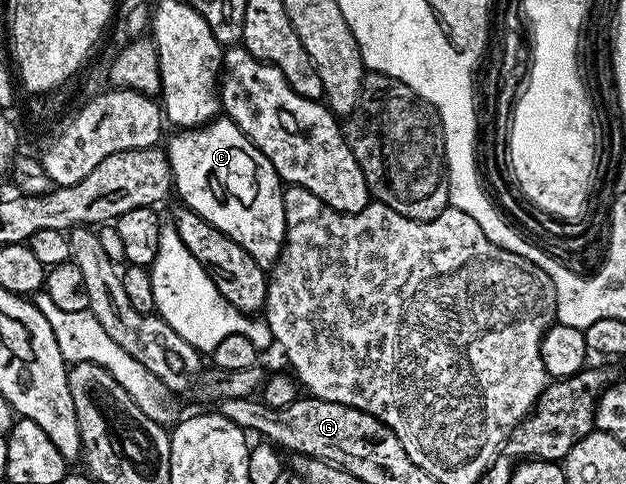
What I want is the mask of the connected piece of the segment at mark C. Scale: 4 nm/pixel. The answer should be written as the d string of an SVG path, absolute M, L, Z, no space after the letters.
M216 116L203 126L180 129L169 138L165 153L171 164L174 193L179 193L183 201L180 203L241 244L259 266L274 266L283 250L287 225L283 207L285 186L271 161L226 116Z

